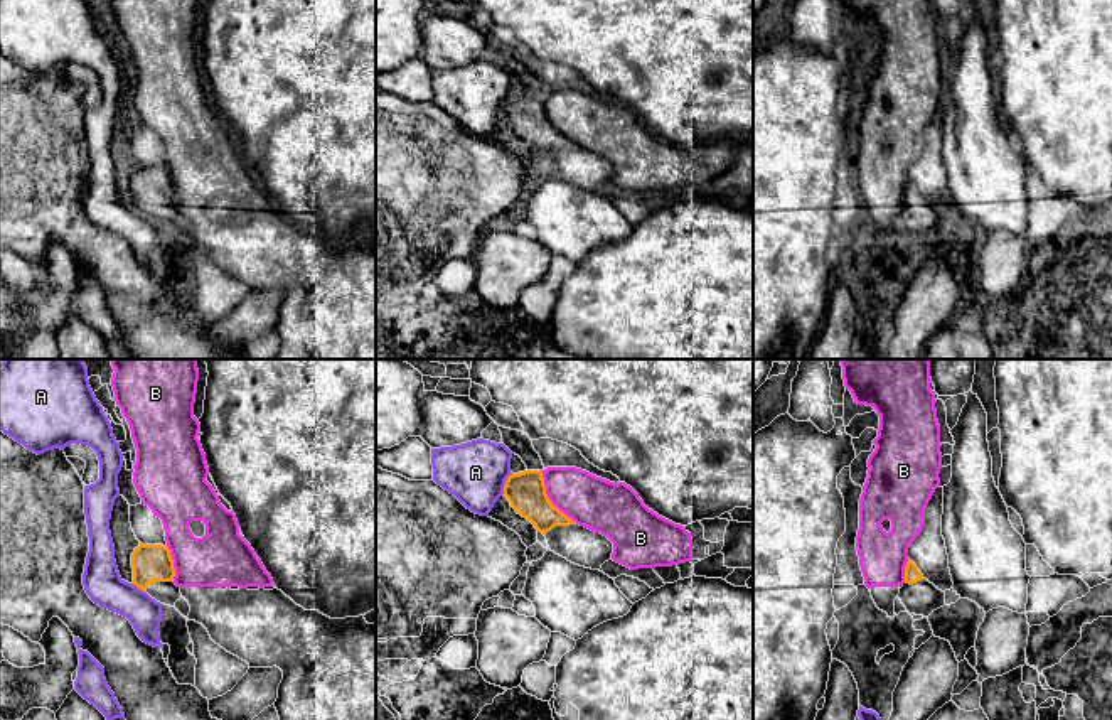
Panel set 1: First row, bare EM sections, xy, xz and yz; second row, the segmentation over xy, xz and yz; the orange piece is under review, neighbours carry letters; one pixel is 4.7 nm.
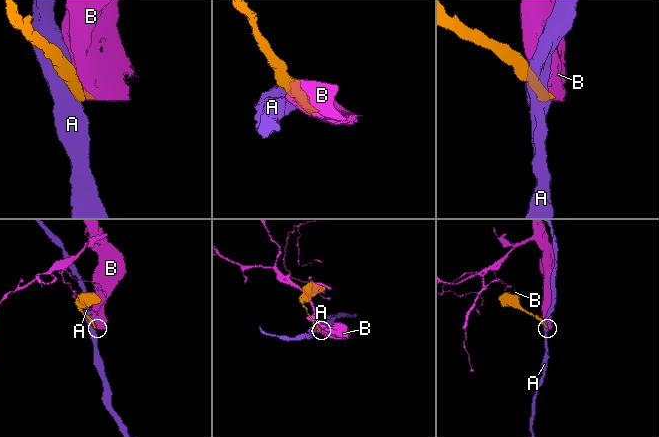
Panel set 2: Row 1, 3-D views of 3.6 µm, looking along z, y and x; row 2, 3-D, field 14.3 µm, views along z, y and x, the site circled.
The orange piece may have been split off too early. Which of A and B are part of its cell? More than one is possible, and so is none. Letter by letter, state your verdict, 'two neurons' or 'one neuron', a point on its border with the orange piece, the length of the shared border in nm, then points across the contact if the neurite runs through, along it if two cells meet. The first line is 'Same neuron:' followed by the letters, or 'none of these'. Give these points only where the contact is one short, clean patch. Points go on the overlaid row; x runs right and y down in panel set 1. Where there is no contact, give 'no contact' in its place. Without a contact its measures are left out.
Same neuron: none of these
A: two neurons | xz (506, 483) | 110 nm
B: two neurons | xz (548, 498) | 300 nm

